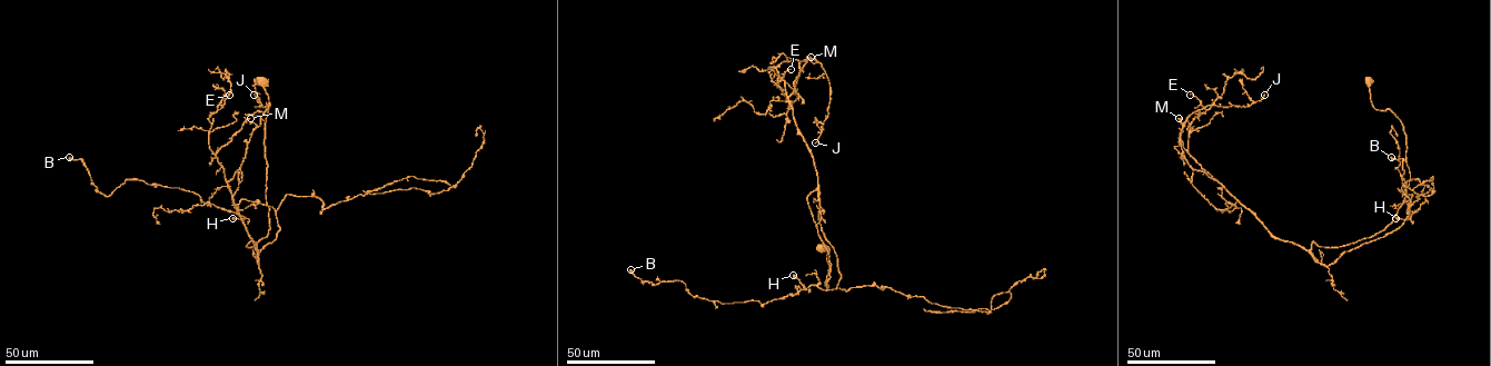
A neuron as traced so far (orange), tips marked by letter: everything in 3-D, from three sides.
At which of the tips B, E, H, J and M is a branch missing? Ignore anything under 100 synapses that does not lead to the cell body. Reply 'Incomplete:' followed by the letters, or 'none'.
Incomplete: none

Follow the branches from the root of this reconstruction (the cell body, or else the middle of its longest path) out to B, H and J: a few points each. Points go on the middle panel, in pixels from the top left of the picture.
B: (822, 247), (827, 288), (830, 254), (807, 199), (816, 189), (836, 288), (722, 304), (630, 269)
H: (822, 247), (827, 288), (830, 254), (807, 199), (816, 189), (841, 278), (836, 288), (798, 292), (793, 275)
J: (822, 247), (827, 288), (830, 254), (807, 199), (817, 174), (788, 99), (812, 58), (831, 88), (815, 142)

